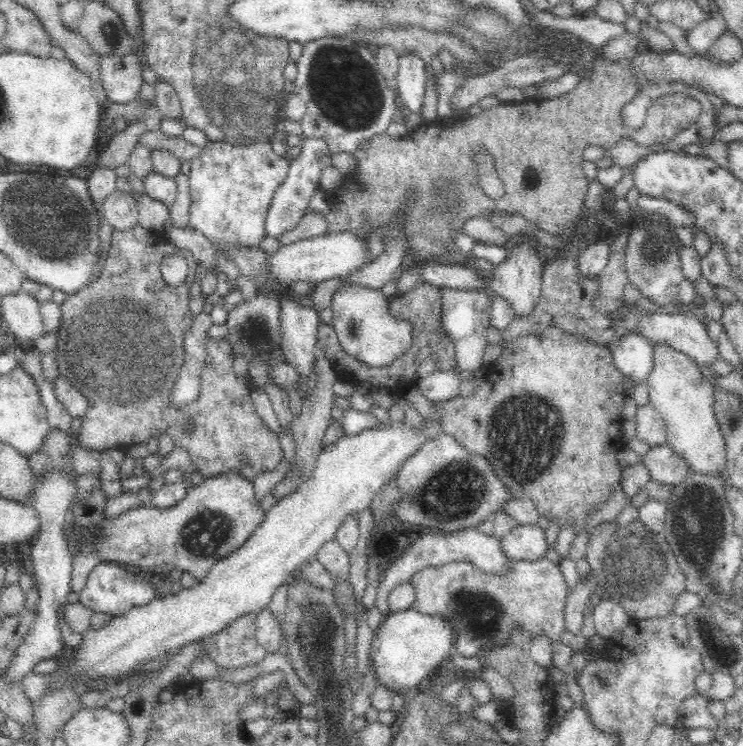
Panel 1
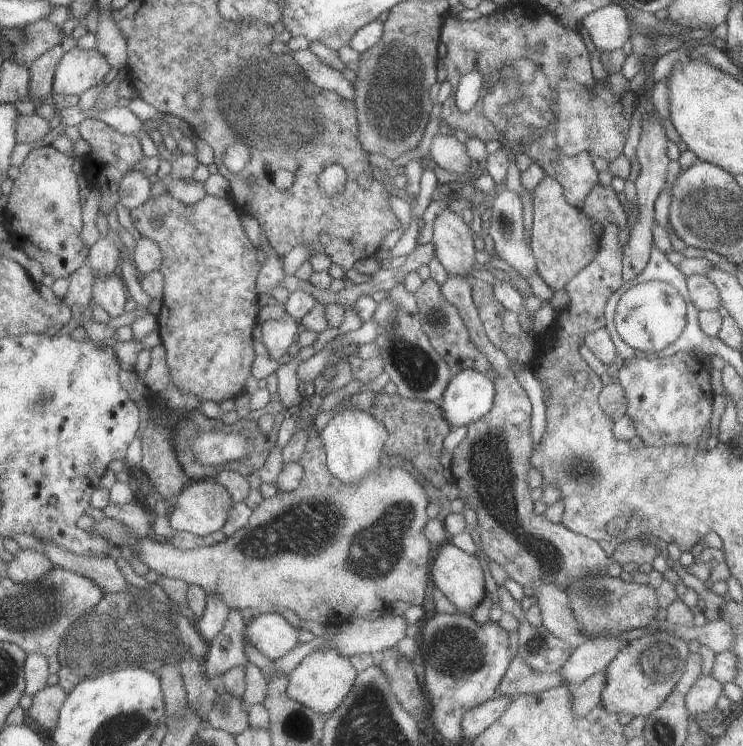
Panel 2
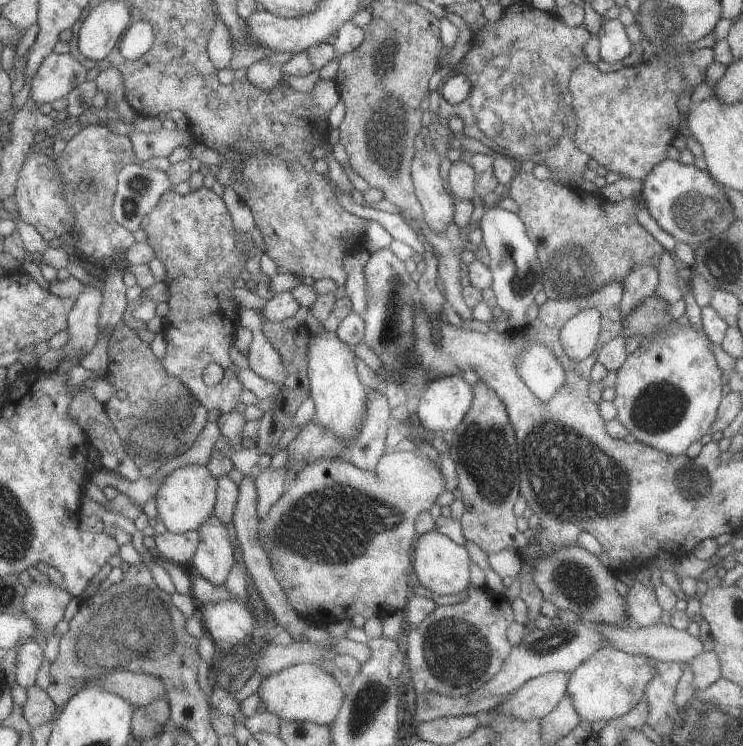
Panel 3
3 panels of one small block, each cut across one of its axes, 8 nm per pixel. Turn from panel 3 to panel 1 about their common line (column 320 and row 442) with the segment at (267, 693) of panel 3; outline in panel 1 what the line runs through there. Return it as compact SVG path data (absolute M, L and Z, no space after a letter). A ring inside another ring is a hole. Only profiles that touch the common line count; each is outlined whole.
M653 344L652 372L645 380L649 403L661 414L666 442L687 464L687 470L702 475L718 475L725 471L725 440L713 411L714 388L686 354L665 344Z

